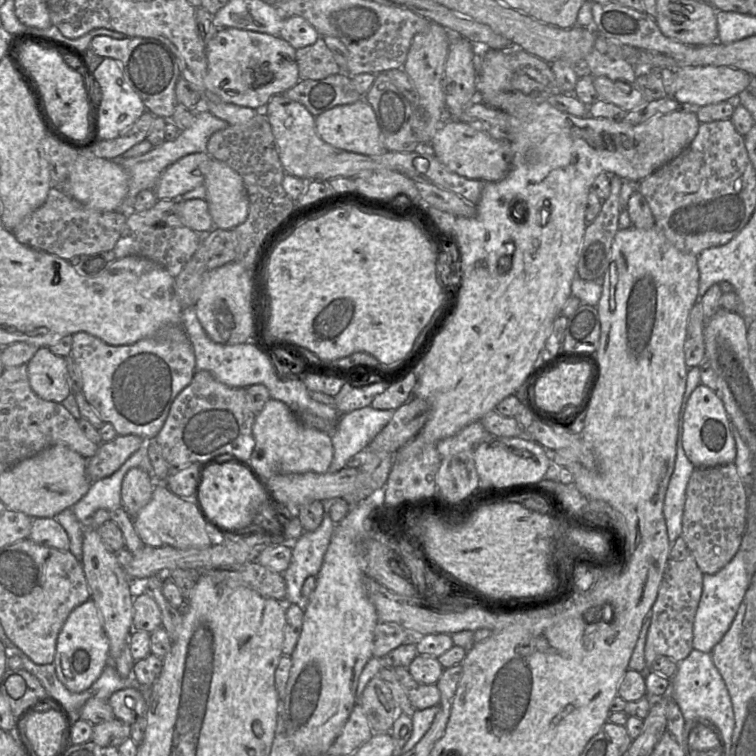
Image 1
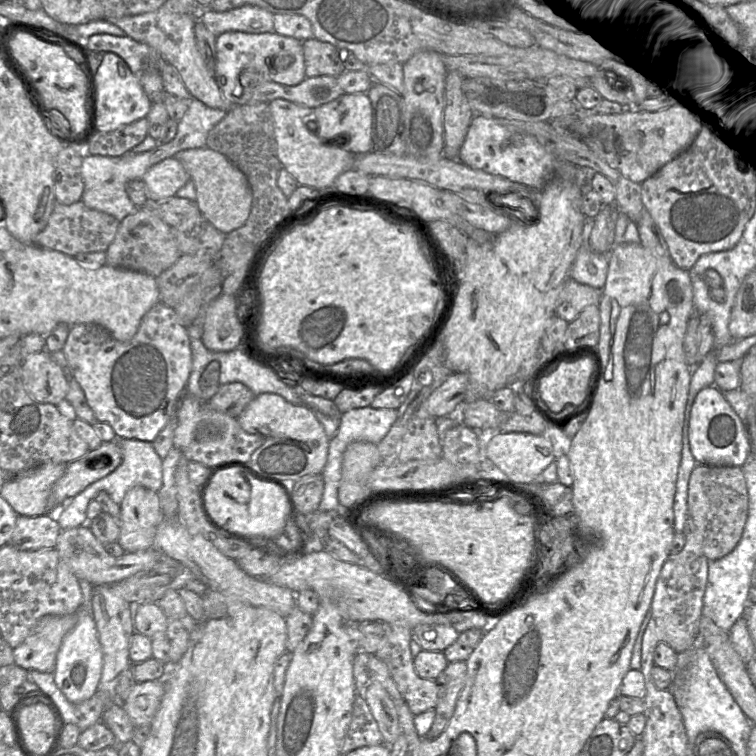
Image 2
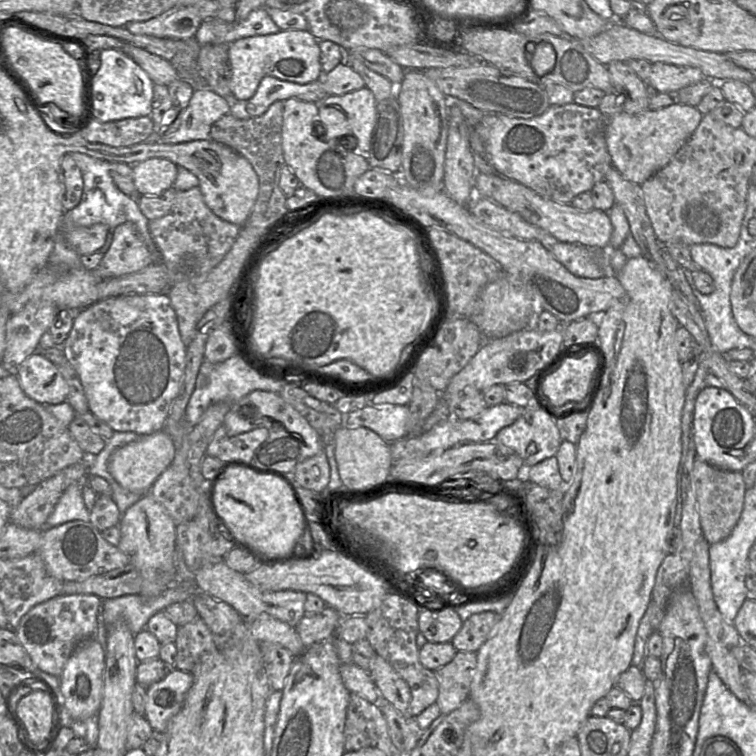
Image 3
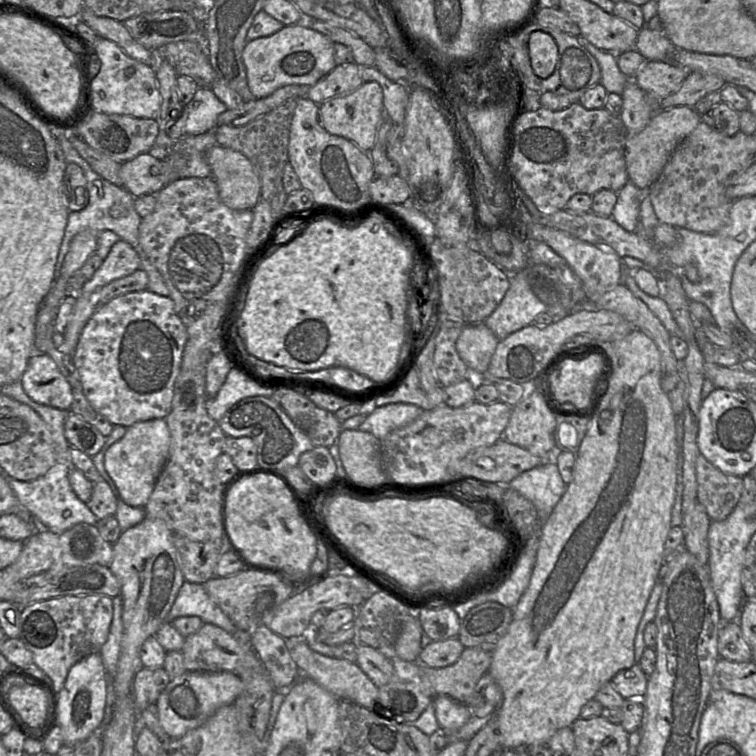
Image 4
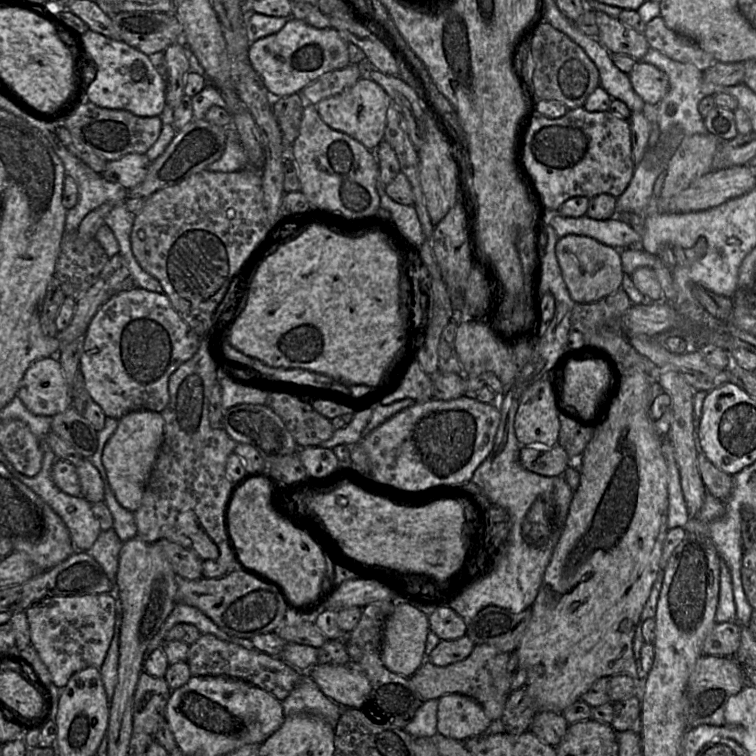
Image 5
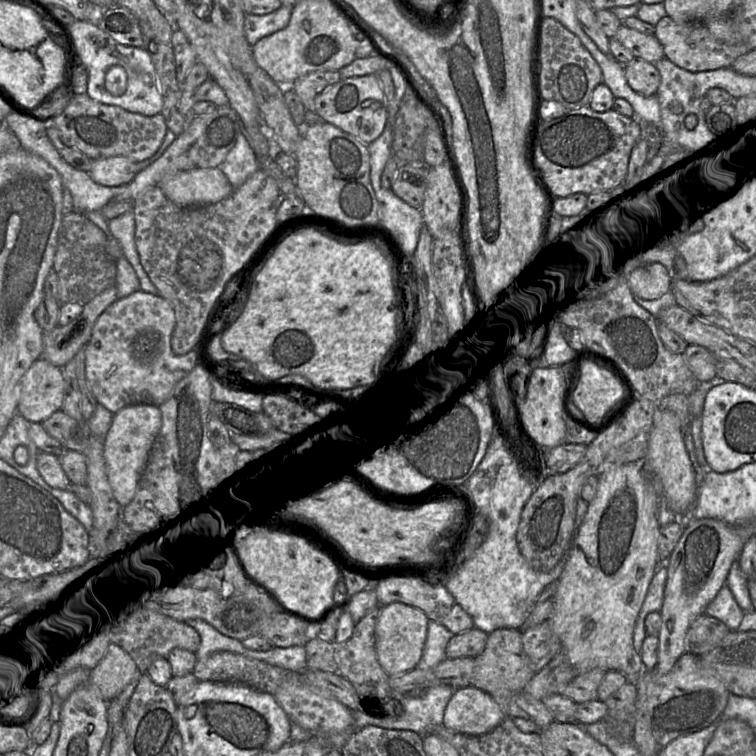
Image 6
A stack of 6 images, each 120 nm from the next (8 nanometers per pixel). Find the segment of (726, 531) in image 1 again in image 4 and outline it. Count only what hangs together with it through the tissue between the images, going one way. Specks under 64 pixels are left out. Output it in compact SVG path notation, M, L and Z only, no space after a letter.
M701 453L696 460L697 499L711 521L725 520L739 503L743 490L742 478L725 474Z

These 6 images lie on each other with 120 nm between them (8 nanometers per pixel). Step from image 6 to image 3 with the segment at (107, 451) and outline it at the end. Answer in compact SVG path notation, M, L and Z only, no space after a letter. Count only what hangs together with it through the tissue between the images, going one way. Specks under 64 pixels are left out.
M162 429L117 448L109 460L108 470L124 489L134 493L149 493L155 480L172 462L174 455L174 442Z

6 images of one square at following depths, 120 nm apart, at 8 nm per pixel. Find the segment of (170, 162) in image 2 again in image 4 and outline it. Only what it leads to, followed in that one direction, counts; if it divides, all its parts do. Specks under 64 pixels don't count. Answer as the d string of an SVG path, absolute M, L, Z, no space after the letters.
M144 152L122 163L120 168L122 187L135 198L157 193L168 183L168 164Z

